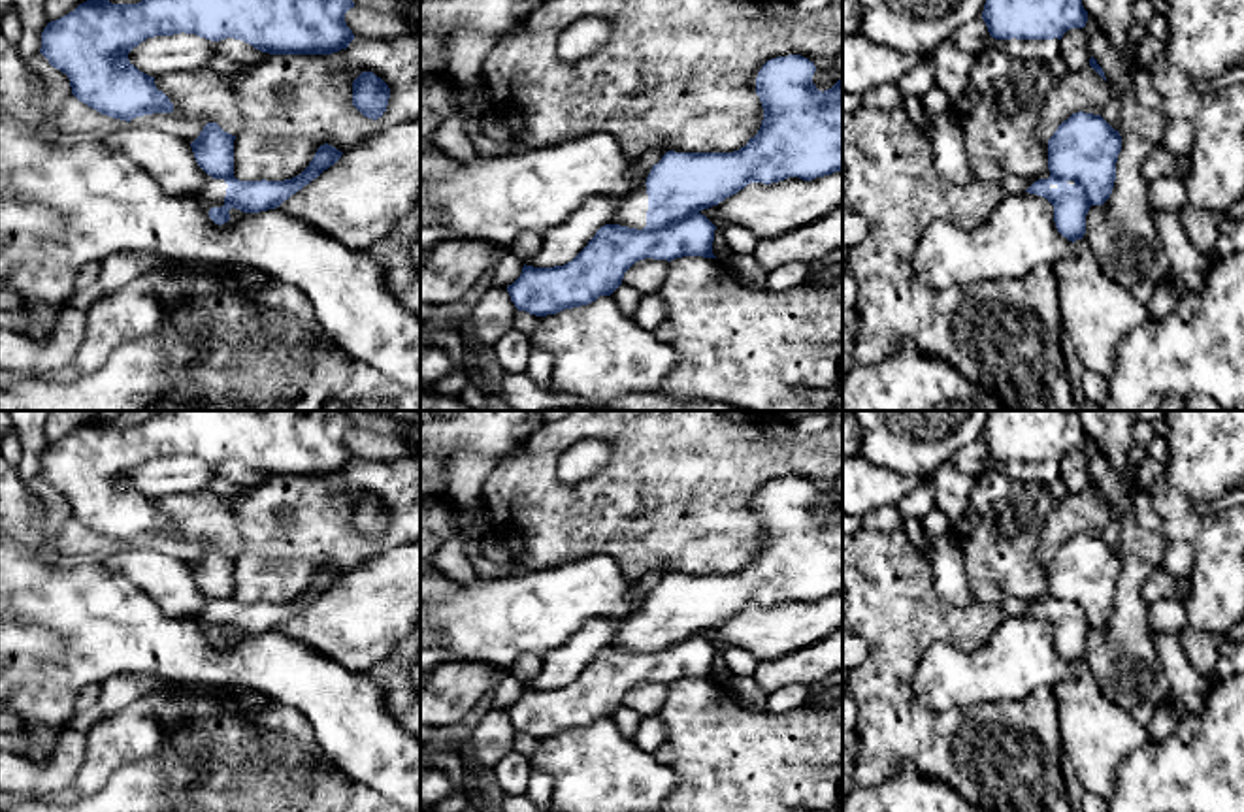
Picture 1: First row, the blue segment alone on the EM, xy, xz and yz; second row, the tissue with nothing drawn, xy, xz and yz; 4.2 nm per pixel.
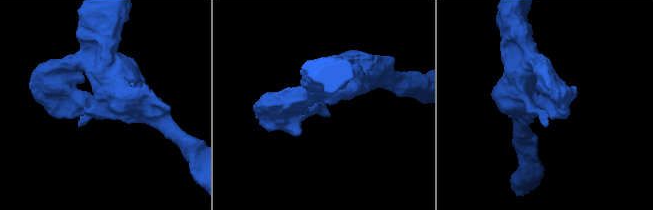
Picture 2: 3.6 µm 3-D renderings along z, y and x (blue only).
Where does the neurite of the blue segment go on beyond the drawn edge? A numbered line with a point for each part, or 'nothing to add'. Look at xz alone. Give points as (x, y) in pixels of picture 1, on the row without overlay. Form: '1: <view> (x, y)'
1: xz (632, 635)

